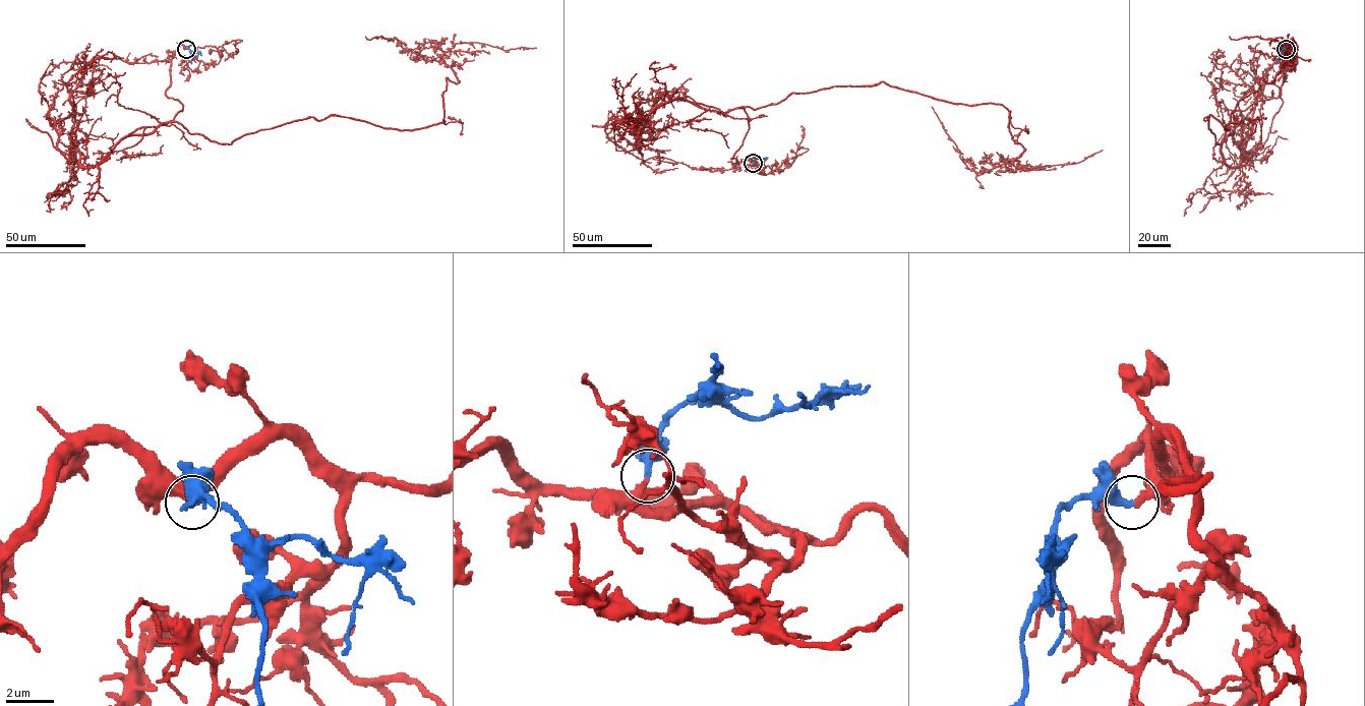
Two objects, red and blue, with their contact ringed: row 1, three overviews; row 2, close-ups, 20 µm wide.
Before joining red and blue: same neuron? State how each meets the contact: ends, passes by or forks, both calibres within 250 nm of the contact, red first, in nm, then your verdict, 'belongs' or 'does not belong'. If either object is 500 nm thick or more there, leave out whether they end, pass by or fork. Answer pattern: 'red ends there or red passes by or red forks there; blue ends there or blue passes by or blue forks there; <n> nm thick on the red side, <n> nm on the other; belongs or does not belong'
red ends there; blue ends there; 280 nm thick on the red side, 420 nm on the other; belongs

